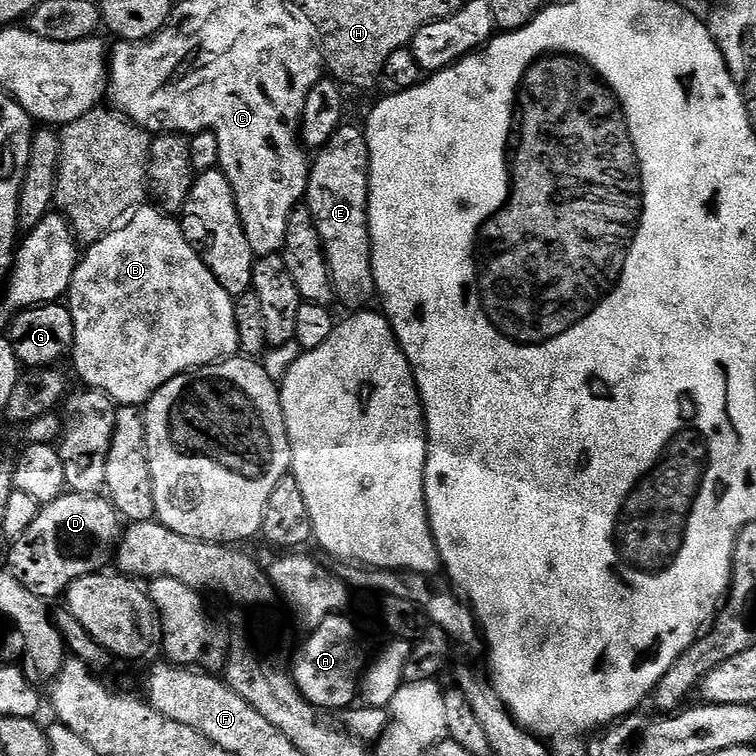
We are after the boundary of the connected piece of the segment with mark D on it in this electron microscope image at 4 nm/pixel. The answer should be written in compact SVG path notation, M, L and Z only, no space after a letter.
M69 491L54 502L43 505L38 518L34 518L34 526L30 526L30 530L11 545L7 553L8 560L12 563L10 568L17 579L34 594L43 598L63 597L75 580L92 576L96 572L103 572L109 567L108 563L110 565L113 563L121 535L122 517L107 499L99 495L83 496Z

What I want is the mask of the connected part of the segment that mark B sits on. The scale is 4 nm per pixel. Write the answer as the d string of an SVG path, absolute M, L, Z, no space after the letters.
M155 206L141 207L127 223L103 236L100 241L91 245L83 253L80 265L74 270L74 278L70 282L70 290L66 297L66 307L71 312L74 322L74 342L72 343L70 360L72 359L76 363L76 372L88 383L85 385L89 389L106 393L120 406L147 405L149 398L166 382L173 380L175 376L183 376L185 372L197 368L206 368L209 364L218 364L221 360L235 357L240 352L235 299L229 292L222 290L218 278L214 278L214 274L210 274L204 257L197 252L189 233L187 231L184 233L176 220L179 219L173 218L169 213L161 212Z

